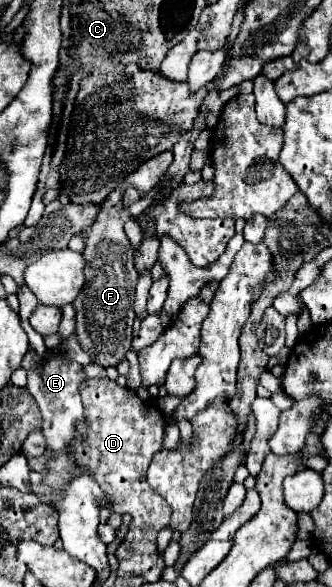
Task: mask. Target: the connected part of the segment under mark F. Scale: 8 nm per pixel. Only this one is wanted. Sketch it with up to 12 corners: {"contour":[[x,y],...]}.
{"contour":[[153,156],[105,198],[87,230],[75,334],[117,366],[133,340],[139,274],[121,194],[151,190],[173,162]]}

